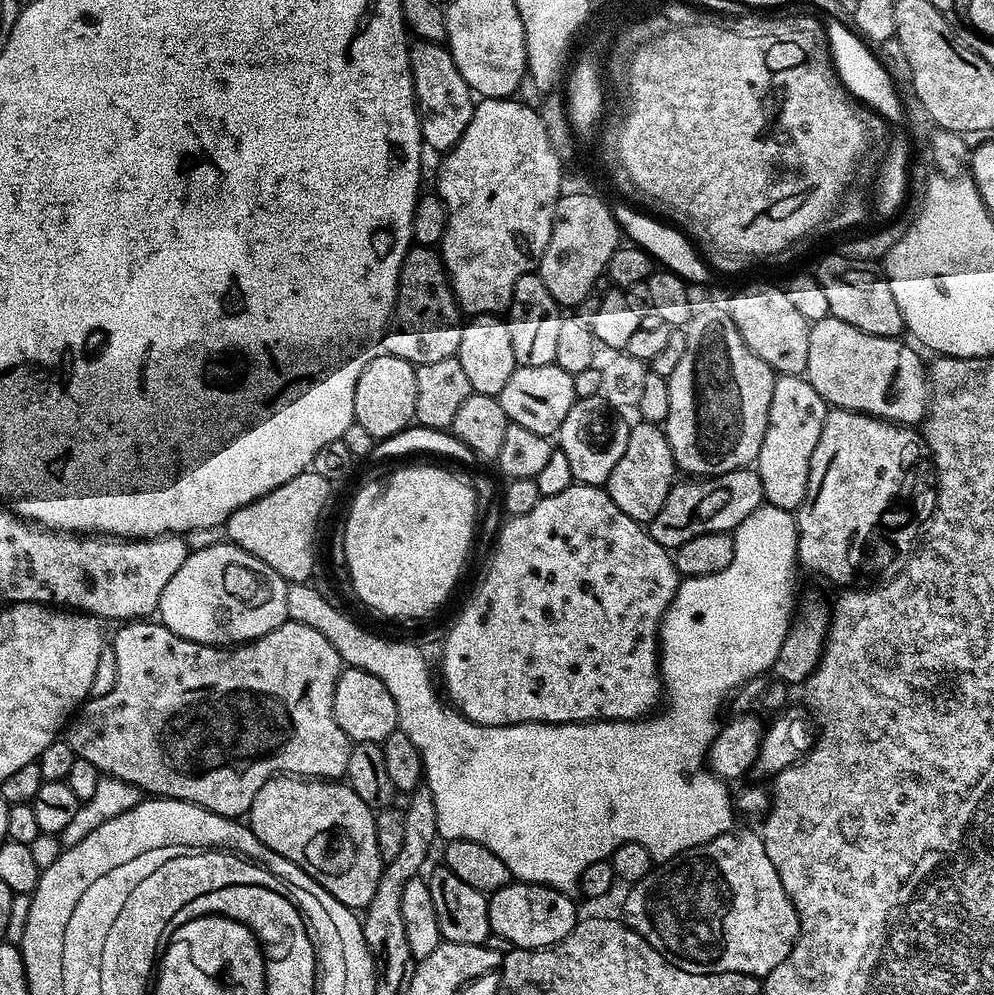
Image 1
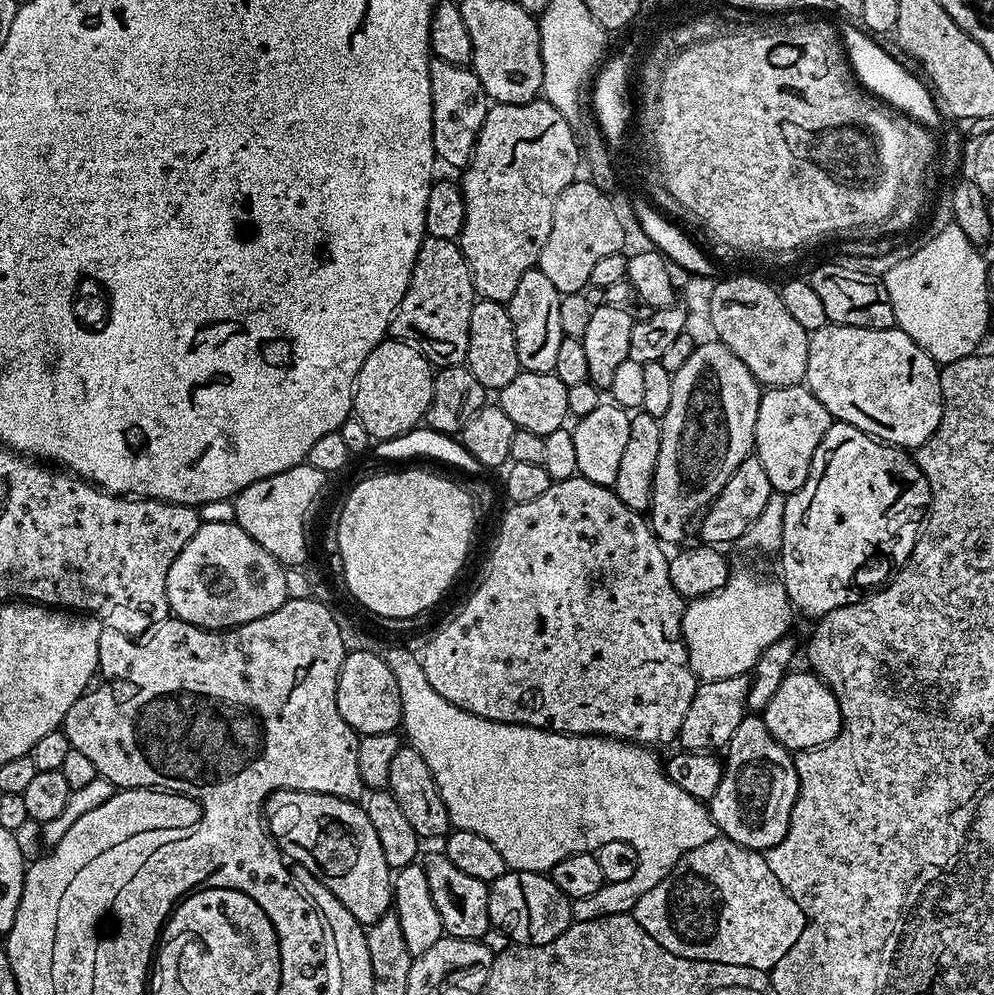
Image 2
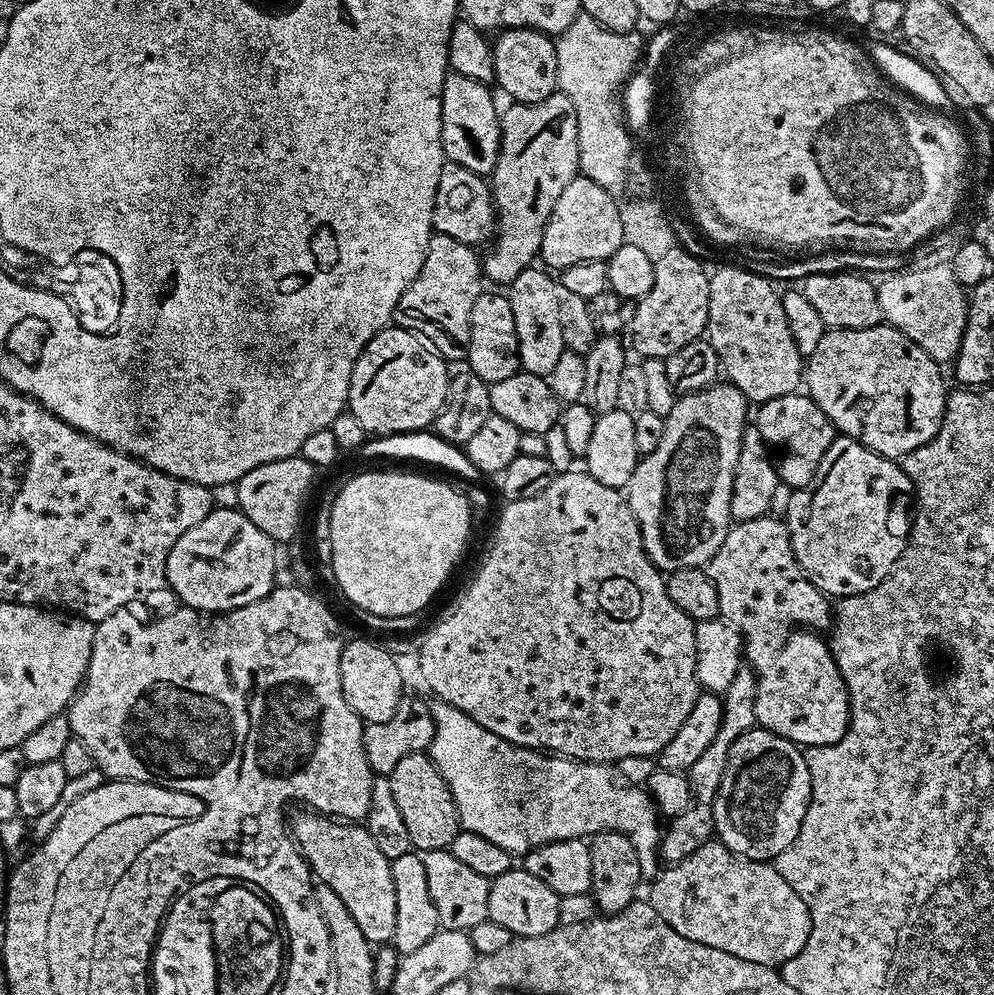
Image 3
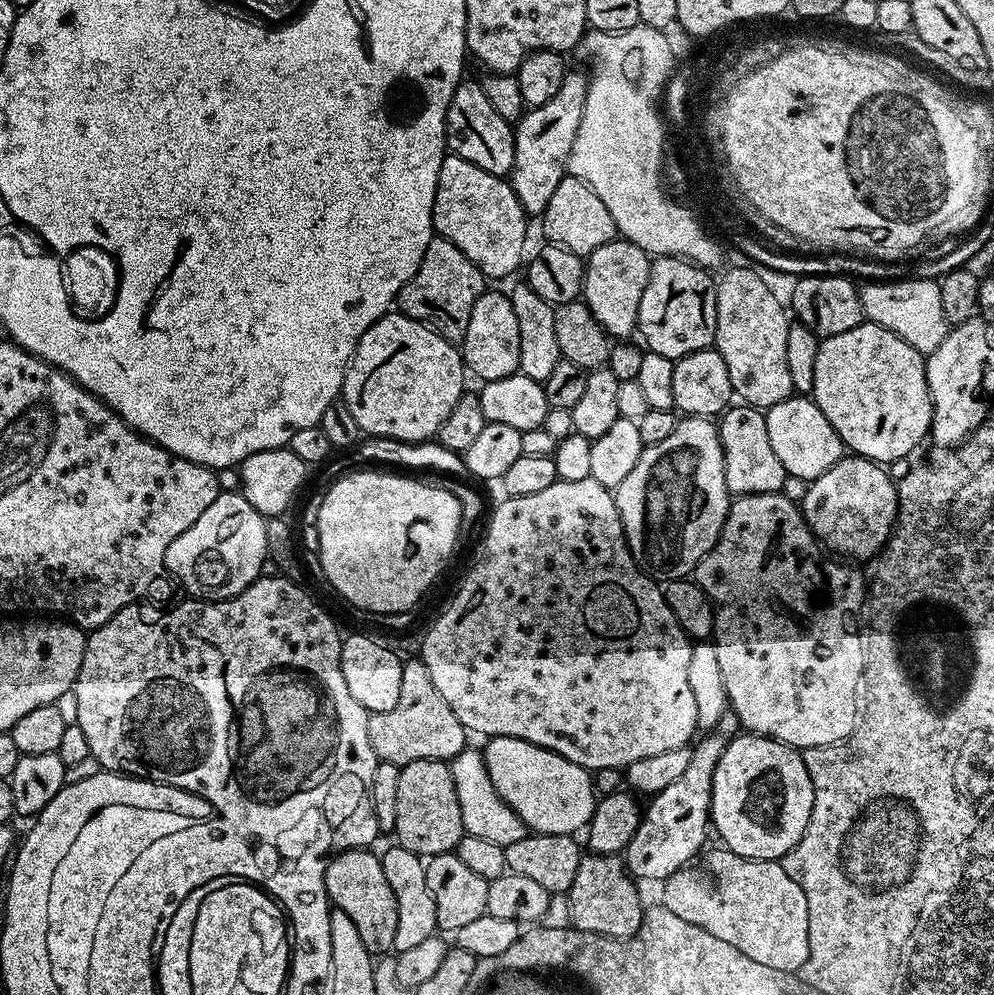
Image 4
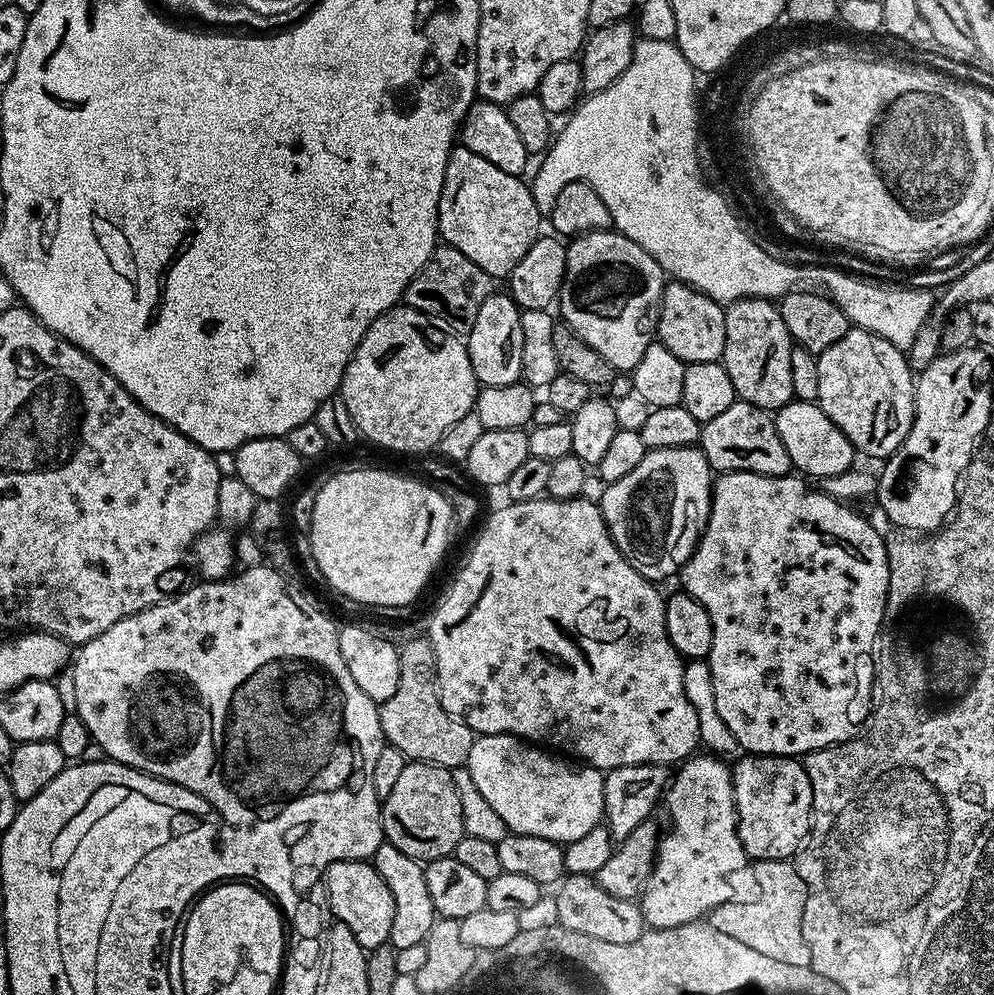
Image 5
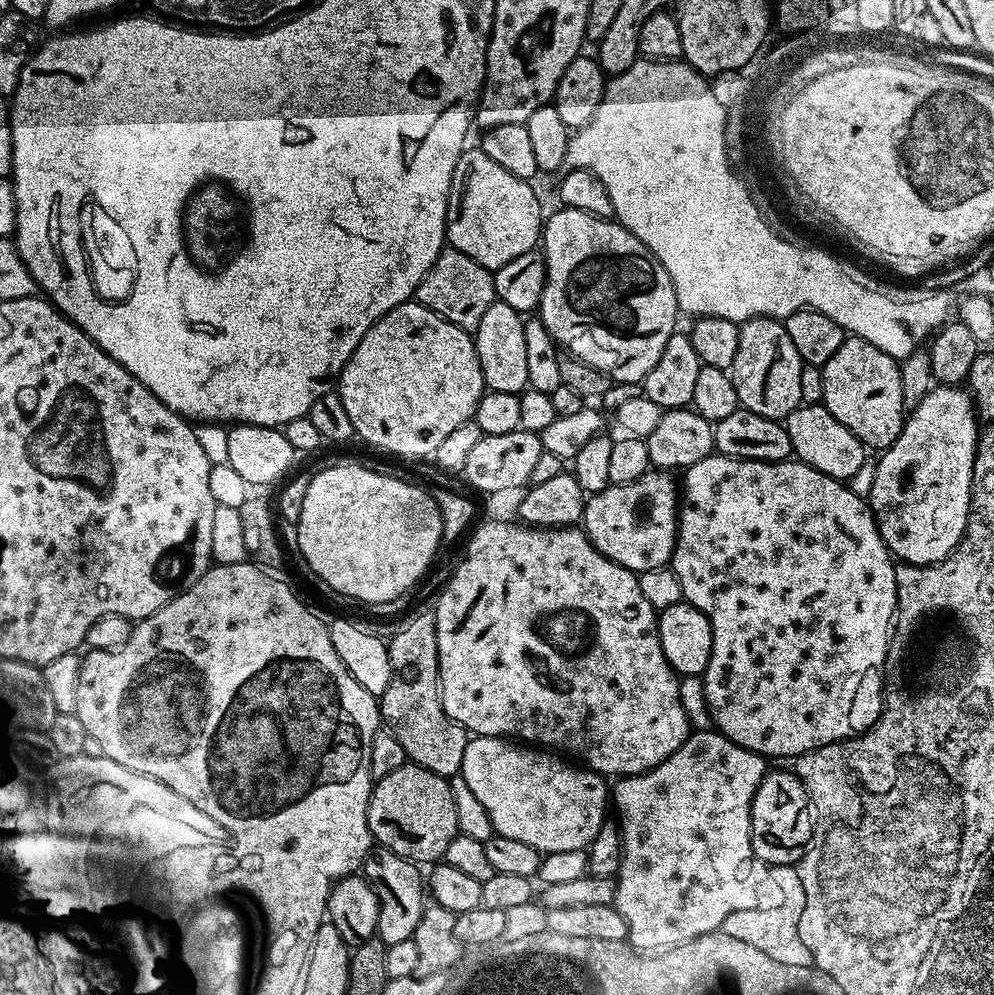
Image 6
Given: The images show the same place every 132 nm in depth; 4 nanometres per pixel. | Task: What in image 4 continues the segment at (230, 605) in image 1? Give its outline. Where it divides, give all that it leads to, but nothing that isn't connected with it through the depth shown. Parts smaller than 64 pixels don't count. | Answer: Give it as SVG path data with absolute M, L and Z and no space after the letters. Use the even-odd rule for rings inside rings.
M221 491L220 496L206 506L202 518L170 542L164 567L180 579L189 597L228 600L260 579L268 559L266 517L254 510L239 491Z

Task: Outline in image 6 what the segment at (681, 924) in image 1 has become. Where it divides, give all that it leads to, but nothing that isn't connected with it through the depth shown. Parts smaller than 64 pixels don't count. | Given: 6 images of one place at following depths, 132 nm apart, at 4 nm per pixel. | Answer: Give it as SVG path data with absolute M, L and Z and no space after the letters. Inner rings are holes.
M795 867L783 869L784 877L780 880L780 901L769 908L757 906L750 910L734 910L734 914L726 917L719 931L730 934L738 942L746 942L762 950L769 958L778 962L786 962L786 966L807 966L812 964L810 950L802 943L798 934L798 922L802 918L802 906L806 906L806 890L802 890L802 878Z

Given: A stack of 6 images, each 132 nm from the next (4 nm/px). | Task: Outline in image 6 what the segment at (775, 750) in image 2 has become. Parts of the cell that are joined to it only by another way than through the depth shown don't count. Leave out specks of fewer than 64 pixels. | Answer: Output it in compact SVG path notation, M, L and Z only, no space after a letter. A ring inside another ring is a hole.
M795 771L765 772L752 799L750 814L752 845L756 857L768 866L792 866L799 862L812 838L814 816L809 808L808 791L805 790L803 782L796 777Z

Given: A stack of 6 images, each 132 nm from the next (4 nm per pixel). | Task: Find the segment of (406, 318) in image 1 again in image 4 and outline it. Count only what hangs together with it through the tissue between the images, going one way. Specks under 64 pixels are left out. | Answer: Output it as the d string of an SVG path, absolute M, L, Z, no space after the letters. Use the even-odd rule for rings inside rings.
M433 235L414 278L402 286L398 308L405 316L422 322L442 338L460 342L466 334L466 326L470 326L470 310L474 310L474 302L478 302L485 290L486 278L478 266L474 266L474 262L470 262L454 242L444 236Z

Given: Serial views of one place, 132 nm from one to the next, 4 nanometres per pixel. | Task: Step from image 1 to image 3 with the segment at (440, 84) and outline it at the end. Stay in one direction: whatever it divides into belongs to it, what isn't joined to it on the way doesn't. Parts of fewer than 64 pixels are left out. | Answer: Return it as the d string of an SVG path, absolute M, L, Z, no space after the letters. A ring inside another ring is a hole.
M449 71L442 82L442 150L445 161L466 166L474 174L491 177L496 165L496 155L500 152L500 116L496 104L492 101L489 85L482 84L472 77Z

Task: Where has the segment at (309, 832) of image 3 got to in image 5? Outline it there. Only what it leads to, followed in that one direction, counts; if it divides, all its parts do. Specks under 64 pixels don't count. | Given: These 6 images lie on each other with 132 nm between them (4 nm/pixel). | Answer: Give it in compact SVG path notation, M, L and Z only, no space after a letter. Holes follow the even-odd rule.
M351 858L339 860L324 869L322 883L331 915L339 923L350 926L363 948L373 950L388 944L390 926L394 926L394 894L382 882L375 863Z

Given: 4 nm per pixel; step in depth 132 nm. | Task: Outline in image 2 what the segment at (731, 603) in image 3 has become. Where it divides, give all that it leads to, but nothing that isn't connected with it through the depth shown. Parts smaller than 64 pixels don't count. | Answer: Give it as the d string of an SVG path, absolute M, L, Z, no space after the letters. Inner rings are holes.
M811 670L804 672L789 671L778 694L770 698L763 710L763 718L770 734L783 748L807 750L823 748L840 733L840 704L824 681Z

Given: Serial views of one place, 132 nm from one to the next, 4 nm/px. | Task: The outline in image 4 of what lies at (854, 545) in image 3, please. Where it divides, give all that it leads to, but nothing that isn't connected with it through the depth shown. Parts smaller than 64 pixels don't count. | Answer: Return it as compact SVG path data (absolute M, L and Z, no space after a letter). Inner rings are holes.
M845 454L837 464L830 466L830 470L826 470L826 474L805 487L808 489L802 499L804 521L829 553L853 561L868 560L871 556L876 558L883 553L884 545L896 527L896 511L900 508L898 484L888 477L888 472L887 467L875 460Z

